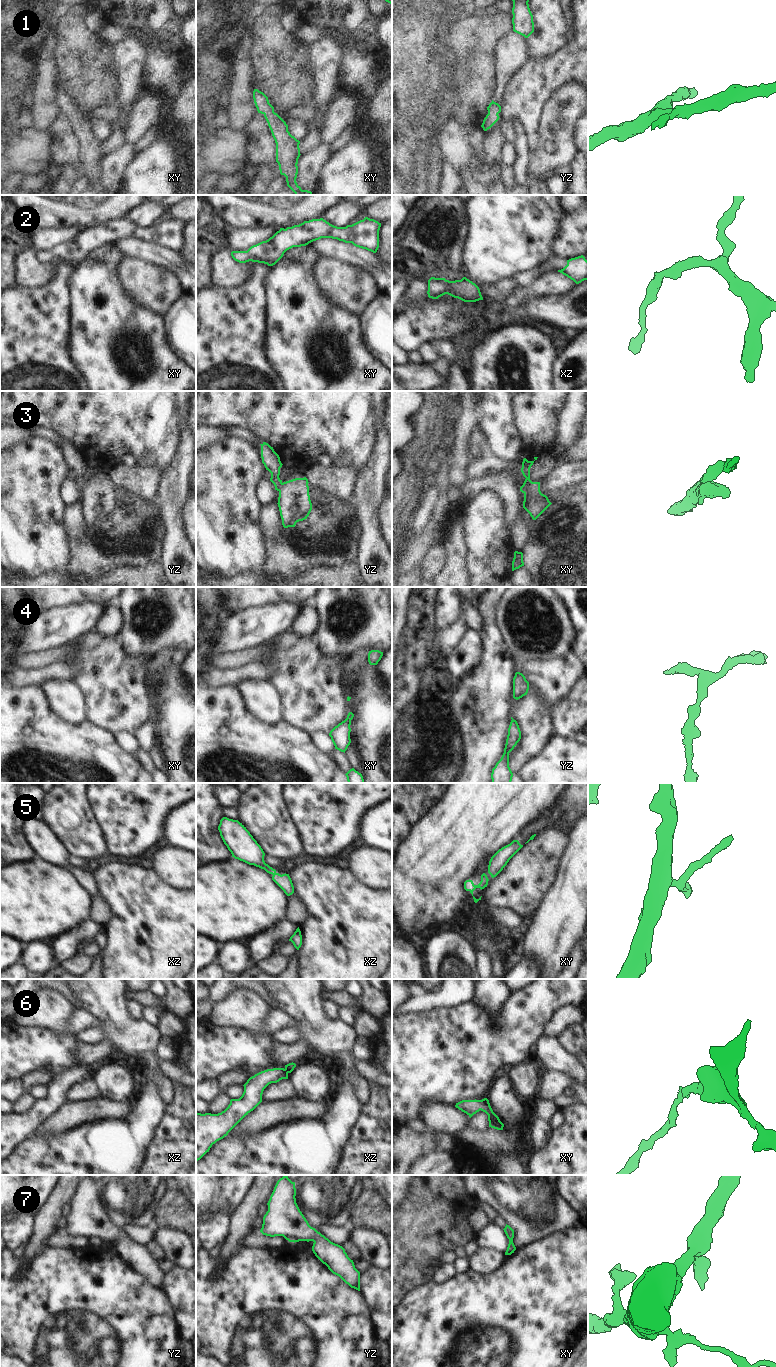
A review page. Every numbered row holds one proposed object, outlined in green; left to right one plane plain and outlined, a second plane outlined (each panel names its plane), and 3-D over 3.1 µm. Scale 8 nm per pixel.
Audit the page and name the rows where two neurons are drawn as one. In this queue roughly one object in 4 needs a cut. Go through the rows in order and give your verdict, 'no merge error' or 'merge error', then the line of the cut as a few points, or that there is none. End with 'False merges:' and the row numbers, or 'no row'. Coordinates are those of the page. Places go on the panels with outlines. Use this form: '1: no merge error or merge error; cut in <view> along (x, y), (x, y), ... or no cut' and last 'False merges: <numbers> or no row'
1: no merge error; no cut
2: no merge error; no cut
3: merge error; cut in xy along (533, 482), (524, 493)
4: no merge error; no cut
5: no merge error; no cut
6: no merge error; no cut
7: no merge error; no cut
False merges: 3

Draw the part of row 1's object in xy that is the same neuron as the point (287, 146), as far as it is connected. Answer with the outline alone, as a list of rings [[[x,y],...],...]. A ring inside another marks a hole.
[[[258,89],[253,91],[253,99],[258,113],[264,115],[276,143],[276,162],[280,174],[286,177],[287,186],[295,195],[312,195],[311,191],[302,190],[297,184],[298,159],[300,157],[300,141],[288,131],[286,122],[274,112],[268,97]]]

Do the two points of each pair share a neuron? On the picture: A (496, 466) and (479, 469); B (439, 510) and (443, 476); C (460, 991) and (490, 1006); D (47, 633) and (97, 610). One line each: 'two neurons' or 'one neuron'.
A: one neuron
B: one neuron
C: two neurons
D: one neuron

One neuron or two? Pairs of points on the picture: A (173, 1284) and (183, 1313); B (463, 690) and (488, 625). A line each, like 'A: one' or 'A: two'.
A: one
B: one

